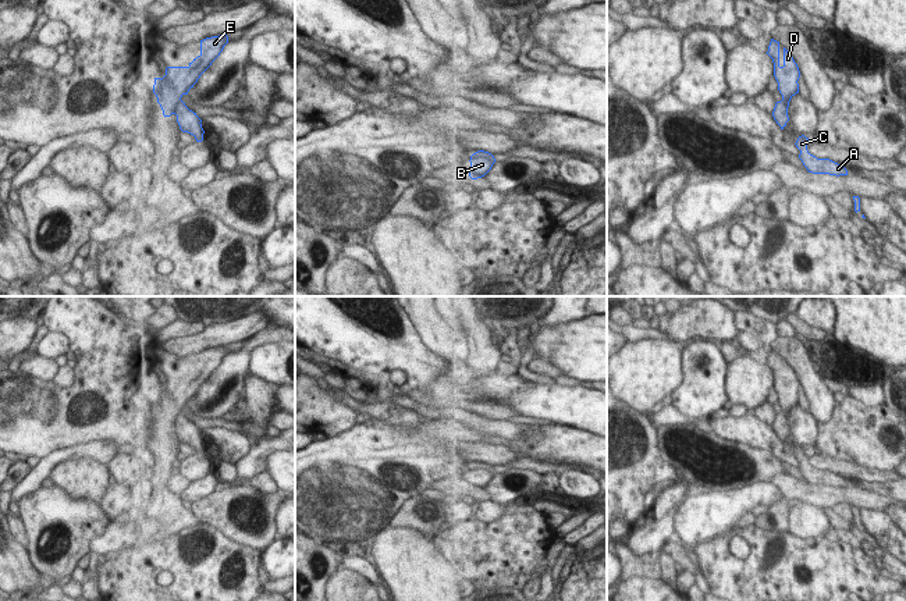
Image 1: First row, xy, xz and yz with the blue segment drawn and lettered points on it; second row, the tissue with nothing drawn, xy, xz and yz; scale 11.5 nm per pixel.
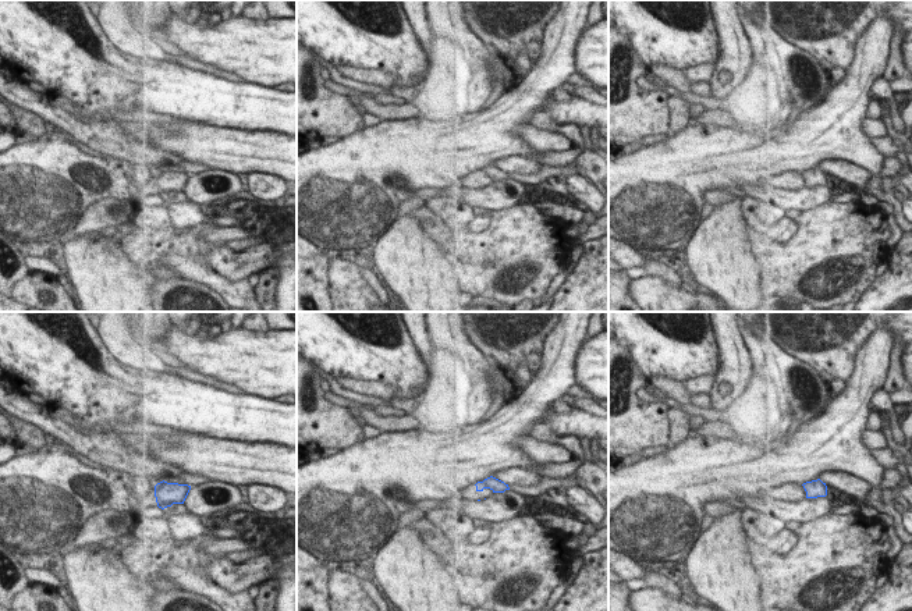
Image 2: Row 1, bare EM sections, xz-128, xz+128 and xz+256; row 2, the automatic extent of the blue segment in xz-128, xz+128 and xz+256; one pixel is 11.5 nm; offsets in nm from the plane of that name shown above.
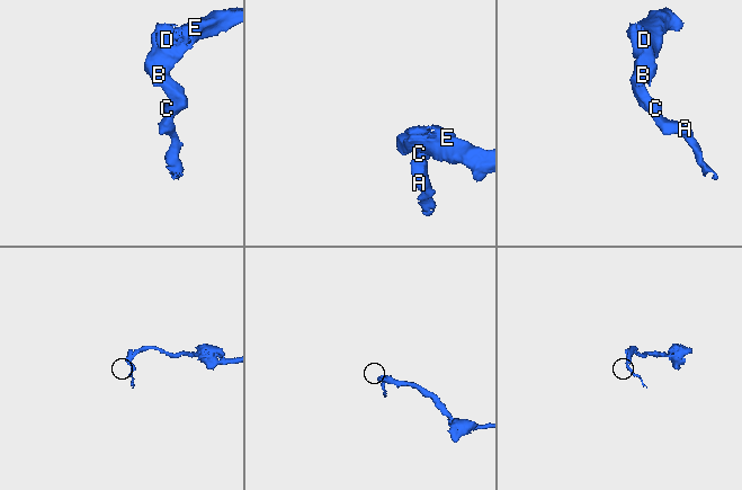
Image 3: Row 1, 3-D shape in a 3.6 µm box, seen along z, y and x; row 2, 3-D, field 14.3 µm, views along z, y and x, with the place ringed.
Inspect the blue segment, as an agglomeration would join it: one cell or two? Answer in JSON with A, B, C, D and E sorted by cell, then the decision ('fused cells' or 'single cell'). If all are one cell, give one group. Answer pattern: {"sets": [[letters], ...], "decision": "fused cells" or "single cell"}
{"sets": [["A", "C"], ["B", "D", "E"]], "decision": "fused cells"}

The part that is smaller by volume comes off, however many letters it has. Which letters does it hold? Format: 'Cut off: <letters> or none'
Cut off: A, C.

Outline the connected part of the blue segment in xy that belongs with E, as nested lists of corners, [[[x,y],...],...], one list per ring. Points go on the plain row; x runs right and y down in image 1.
[[[227,346],[200,352],[200,366],[188,378],[167,378],[163,390],[154,390],[153,405],[164,428],[175,426],[175,417],[198,394],[228,355]]]

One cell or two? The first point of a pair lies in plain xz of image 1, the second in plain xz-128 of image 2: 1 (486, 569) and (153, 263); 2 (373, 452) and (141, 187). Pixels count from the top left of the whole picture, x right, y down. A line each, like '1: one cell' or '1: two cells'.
1: one cell
2: one cell

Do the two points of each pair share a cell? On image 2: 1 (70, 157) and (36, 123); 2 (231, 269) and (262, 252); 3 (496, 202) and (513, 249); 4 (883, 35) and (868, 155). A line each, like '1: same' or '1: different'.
1: different
2: same
3: different
4: same

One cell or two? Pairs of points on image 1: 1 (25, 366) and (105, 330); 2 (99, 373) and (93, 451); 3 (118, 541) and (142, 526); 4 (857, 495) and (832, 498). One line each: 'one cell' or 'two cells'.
1: two cells
2: two cells
3: one cell
4: one cell

